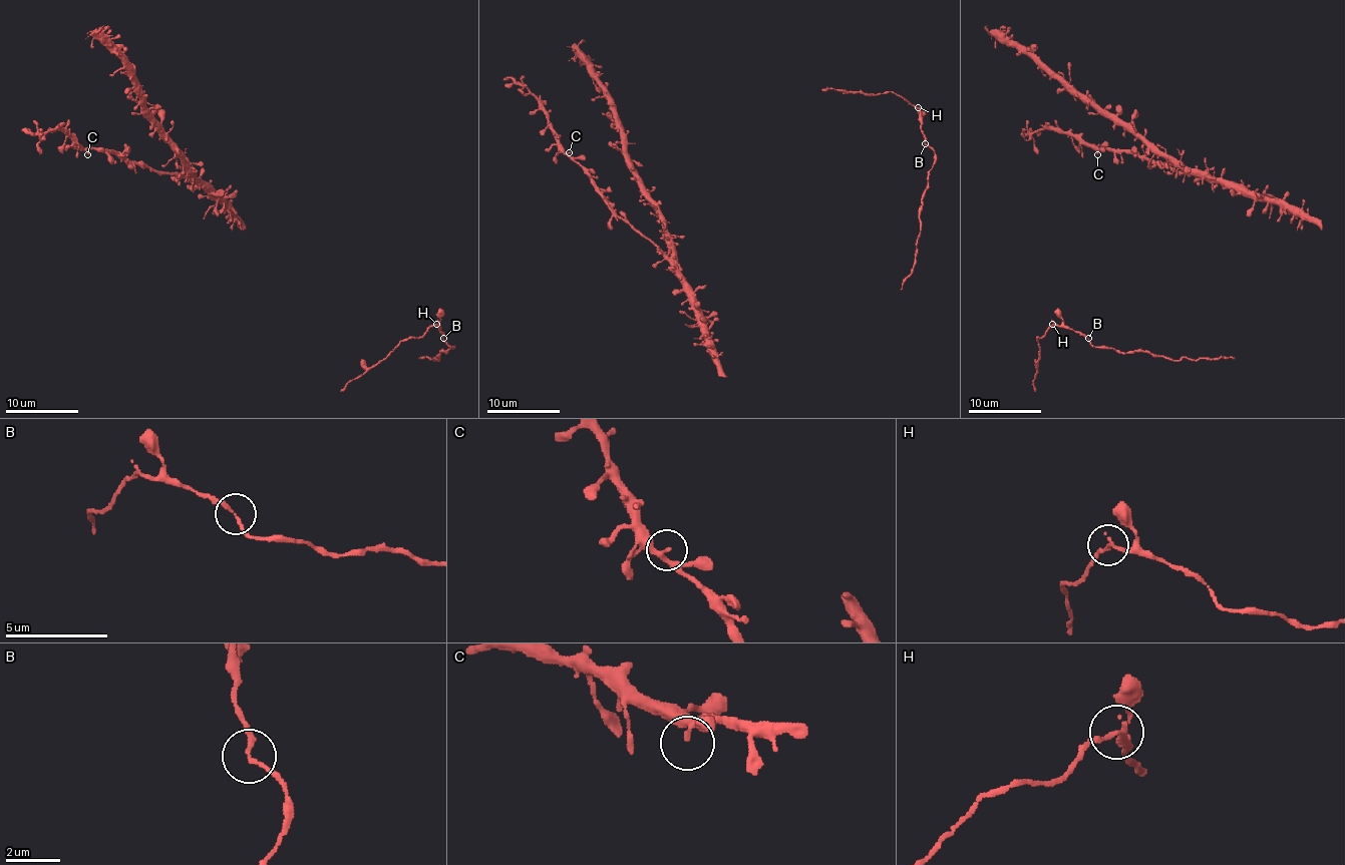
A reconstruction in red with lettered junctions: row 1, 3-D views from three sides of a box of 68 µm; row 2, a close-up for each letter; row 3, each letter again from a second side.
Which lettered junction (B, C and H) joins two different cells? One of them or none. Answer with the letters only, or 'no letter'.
H

